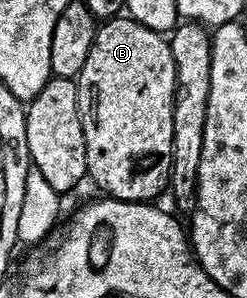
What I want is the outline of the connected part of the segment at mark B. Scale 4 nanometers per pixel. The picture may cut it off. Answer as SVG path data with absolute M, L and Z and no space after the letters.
M113 17L97 26L90 53L74 82L86 141L87 178L93 179L104 190L101 192L111 198L128 199L131 203L152 201L155 195L165 194L172 164L172 106L176 96L176 66L171 42L161 32L146 29L146 25L131 17Z

